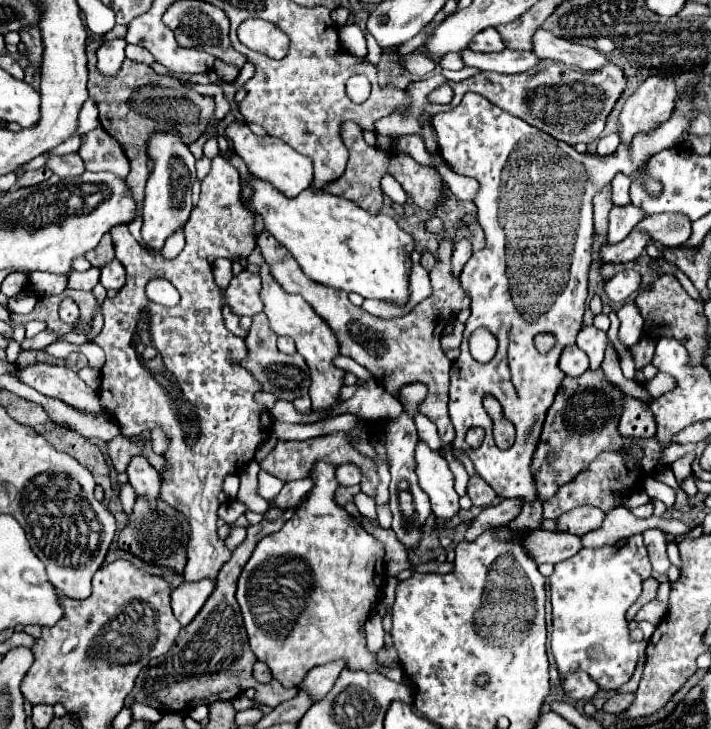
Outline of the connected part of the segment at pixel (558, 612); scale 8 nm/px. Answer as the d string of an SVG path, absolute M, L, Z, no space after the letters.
M633 535L629 539L623 539L621 541L621 547L619 545L605 545L605 547L599 547L599 549L581 549L579 555L573 555L571 559L565 559L563 563L557 563L551 577L549 577L549 587L551 587L551 605L553 605L553 633L551 633L551 651L553 651L553 657L557 661L557 669L559 669L559 675L569 675L569 673L579 673L579 671L585 671L601 689L605 691L615 691L619 689L623 683L627 683L635 671L635 665L637 661L641 659L641 655L645 655L645 645L647 641L631 641L631 635L629 635L629 623L627 623L627 609L637 601L639 593L641 593L641 583L651 575L651 563L649 563L649 557L647 557L647 549L643 545L643 537L641 535Z

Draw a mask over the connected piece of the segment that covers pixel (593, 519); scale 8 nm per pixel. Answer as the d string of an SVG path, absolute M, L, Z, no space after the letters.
M583 505L583 507L577 507L577 509L563 513L557 519L557 523L559 523L559 531L583 535L593 529L599 529L603 519L605 519L605 511L599 511L597 507L591 507L591 505Z

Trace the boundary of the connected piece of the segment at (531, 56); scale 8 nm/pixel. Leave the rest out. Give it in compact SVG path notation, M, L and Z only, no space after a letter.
M471 49L461 51L461 59L469 67L477 67L479 71L497 71L497 73L521 73L529 71L539 63L539 57L533 51L511 51L505 49L501 53L475 53Z

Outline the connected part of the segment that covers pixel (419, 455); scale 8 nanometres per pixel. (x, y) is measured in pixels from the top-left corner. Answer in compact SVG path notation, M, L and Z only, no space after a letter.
M419 439L415 447L415 473L421 489L431 499L431 509L441 519L451 519L459 511L459 495L453 489L453 473L447 461Z

